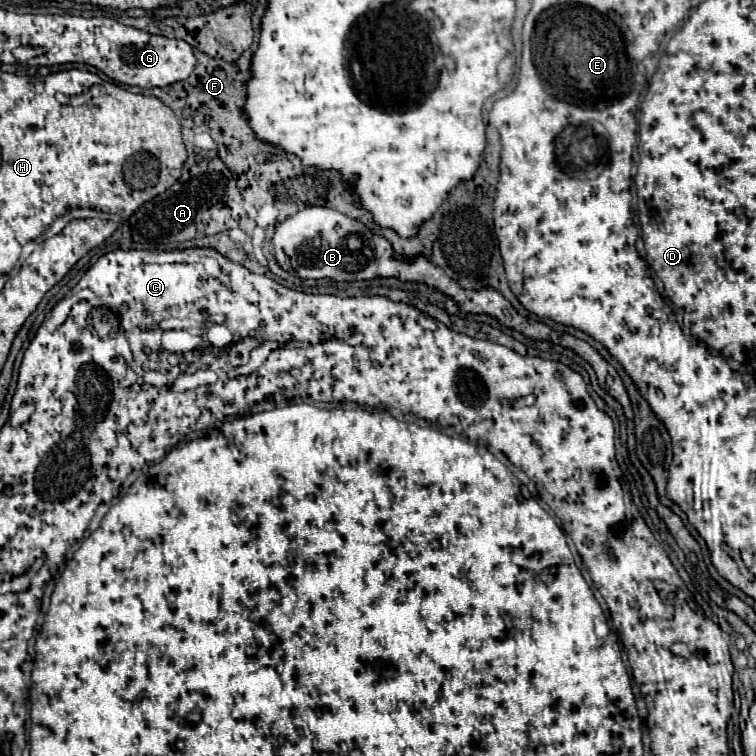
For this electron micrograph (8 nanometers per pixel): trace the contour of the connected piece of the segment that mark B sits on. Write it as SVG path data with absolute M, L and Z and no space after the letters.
M311 206L297 212L293 218L279 222L275 226L271 244L273 244L273 254L277 264L283 270L293 268L295 276L301 280L329 278L335 282L355 282L355 280L373 280L373 278L399 278L403 282L421 282L453 298L463 314L487 314L497 322L501 322L503 326L513 328L531 340L547 340L547 336L553 334L553 330L547 328L545 324L535 320L531 322L529 318L519 316L517 310L501 296L501 292L493 288L483 288L481 292L465 292L463 288L459 288L455 280L445 276L441 268L429 264L427 258L419 256L413 262L401 260L383 236L371 234L371 230L361 222L355 222L331 208Z

